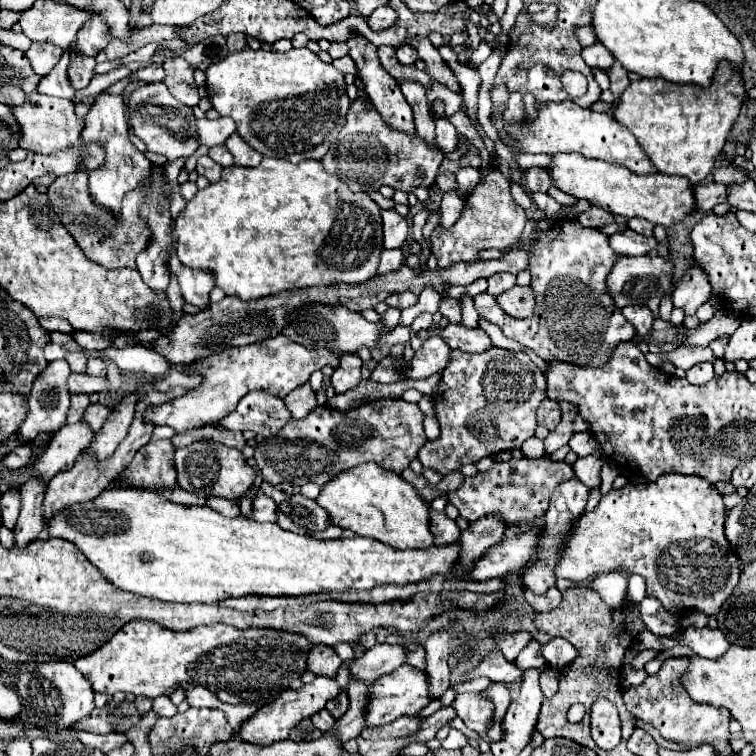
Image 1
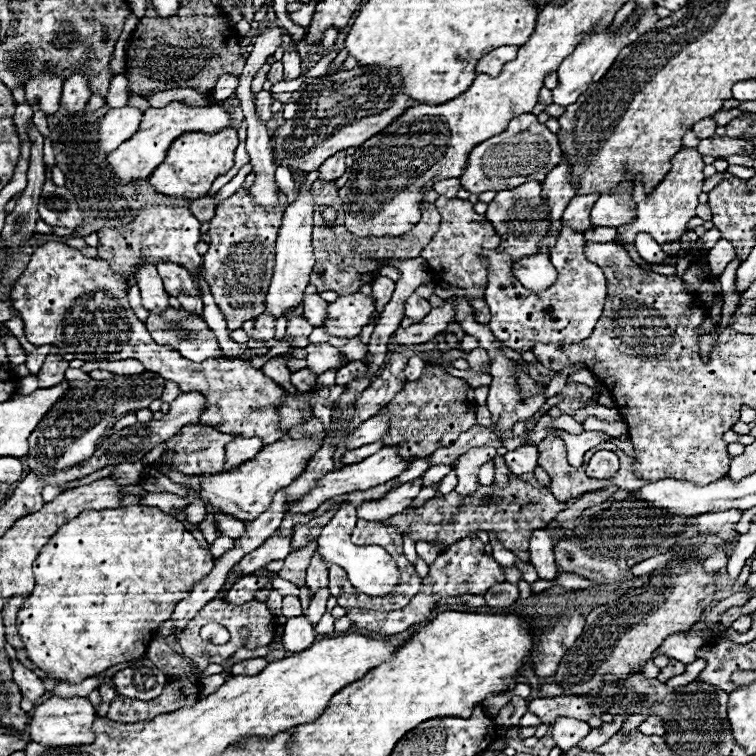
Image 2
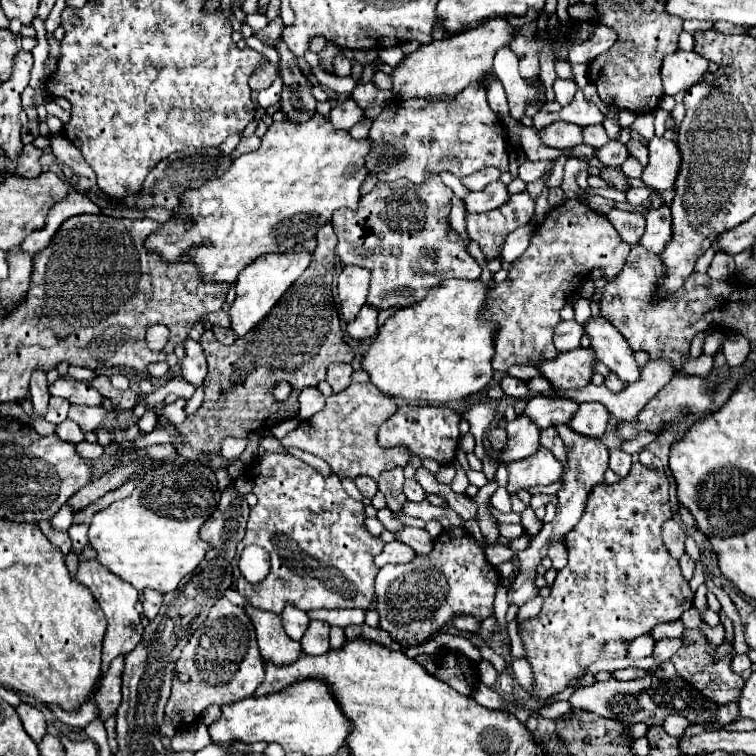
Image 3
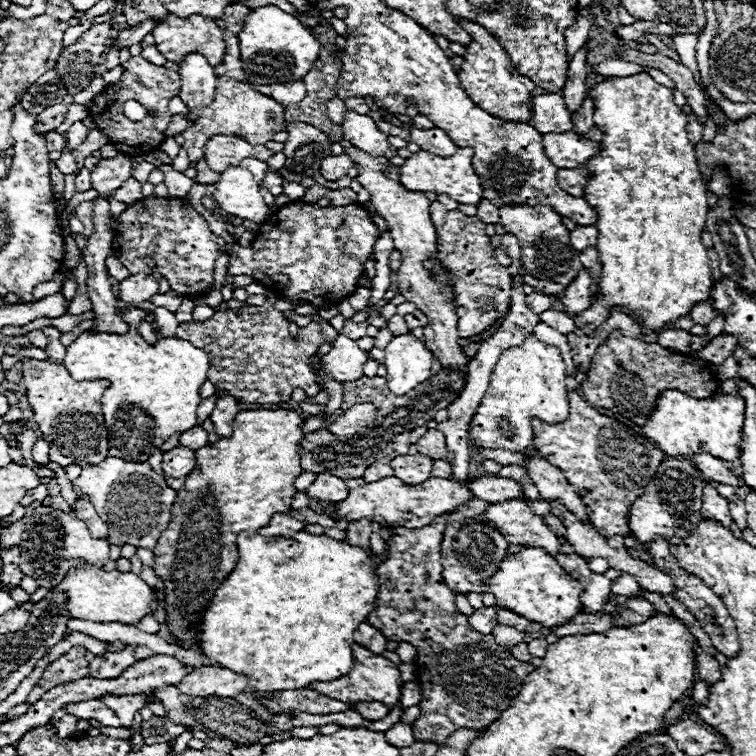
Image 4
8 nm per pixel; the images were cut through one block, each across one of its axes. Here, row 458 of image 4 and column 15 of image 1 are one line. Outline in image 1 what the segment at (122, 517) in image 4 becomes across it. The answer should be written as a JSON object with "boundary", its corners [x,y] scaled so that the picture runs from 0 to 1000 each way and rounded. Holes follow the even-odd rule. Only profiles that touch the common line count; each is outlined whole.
{"boundary":[[[34,124],[32,138],[13,140],[13,148],[29,175],[29,185],[24,188],[24,193],[29,198],[45,201],[45,204],[66,204],[66,201],[77,201],[93,190],[103,190],[103,196],[108,196],[111,159],[98,151],[95,132],[69,130],[69,127],[56,127],[56,124]]]}

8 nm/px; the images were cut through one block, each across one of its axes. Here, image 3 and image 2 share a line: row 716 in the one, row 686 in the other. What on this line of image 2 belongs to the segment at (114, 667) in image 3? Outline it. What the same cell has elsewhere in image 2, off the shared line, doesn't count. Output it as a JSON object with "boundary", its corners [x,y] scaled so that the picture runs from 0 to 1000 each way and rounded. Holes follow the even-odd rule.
{"boundary":[[[135,905],[132,910],[132,923],[135,923],[135,929],[132,929],[132,937],[130,937],[130,947],[135,950],[135,947],[140,947],[140,942],[143,942],[143,934],[151,923],[153,923],[153,913],[151,910],[146,910],[143,905]]]}

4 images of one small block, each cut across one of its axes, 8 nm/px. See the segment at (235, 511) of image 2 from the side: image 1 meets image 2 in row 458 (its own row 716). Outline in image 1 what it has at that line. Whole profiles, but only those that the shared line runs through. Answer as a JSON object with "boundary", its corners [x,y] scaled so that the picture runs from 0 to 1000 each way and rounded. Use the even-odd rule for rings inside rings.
{"boundary":[[[418,894],[410,905],[399,905],[394,913],[376,913],[360,931],[347,934],[333,950],[328,950],[325,955],[320,955],[317,966],[310,971],[323,981],[331,984],[341,984],[341,987],[357,987],[362,981],[378,979],[384,974],[384,966],[389,960],[394,960],[402,950],[410,950],[413,944],[418,944],[421,939],[429,937],[429,931],[434,926],[439,926],[442,921],[447,921],[447,905],[442,897],[434,894]]]}

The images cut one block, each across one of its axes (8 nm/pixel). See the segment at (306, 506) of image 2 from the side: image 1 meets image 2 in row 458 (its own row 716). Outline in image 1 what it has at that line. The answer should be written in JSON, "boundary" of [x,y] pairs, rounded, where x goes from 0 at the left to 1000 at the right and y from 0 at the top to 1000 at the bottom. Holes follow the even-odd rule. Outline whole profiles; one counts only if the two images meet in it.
{"boundary":[[[532,878],[519,892],[503,894],[503,899],[489,905],[484,947],[481,947],[484,963],[497,963],[497,960],[516,958],[519,952],[524,952],[529,947],[548,947],[566,929],[569,929],[569,923],[566,923],[566,905],[563,905],[561,889],[553,889],[550,884],[545,884],[540,878]]]}

